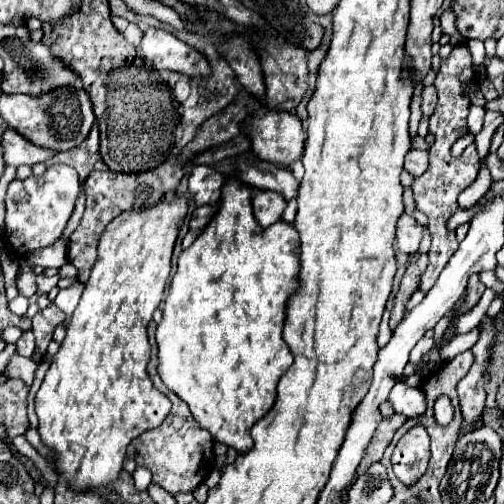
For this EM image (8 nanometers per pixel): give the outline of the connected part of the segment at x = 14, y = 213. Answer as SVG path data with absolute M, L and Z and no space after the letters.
M64 164L50 166L42 176L32 175L25 180L14 178L6 192L4 240L8 242L8 248L16 256L26 256L28 252L36 252L40 248L54 244L62 236L74 212L74 202L80 190L82 184L78 180L76 170Z

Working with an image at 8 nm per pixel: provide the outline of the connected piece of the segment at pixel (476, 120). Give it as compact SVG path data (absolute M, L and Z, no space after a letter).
M470 106L467 117L467 126L470 133L472 133L472 128L482 128L485 113L486 110L484 110L484 107Z

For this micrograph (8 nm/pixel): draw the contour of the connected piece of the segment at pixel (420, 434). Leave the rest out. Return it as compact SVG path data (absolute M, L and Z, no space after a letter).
M416 424L402 440L398 442L392 454L392 466L396 476L406 484L414 484L428 466L430 460L430 436L422 424Z

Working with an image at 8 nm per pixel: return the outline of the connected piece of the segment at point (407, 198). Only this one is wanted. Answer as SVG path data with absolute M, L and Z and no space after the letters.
M408 187L408 189L404 191L403 199L404 212L410 216L414 216L416 220L422 220L422 222L424 222L424 220L426 220L426 216L424 216L424 214L420 214L420 211L418 211L418 209L415 207L413 192L410 187Z

